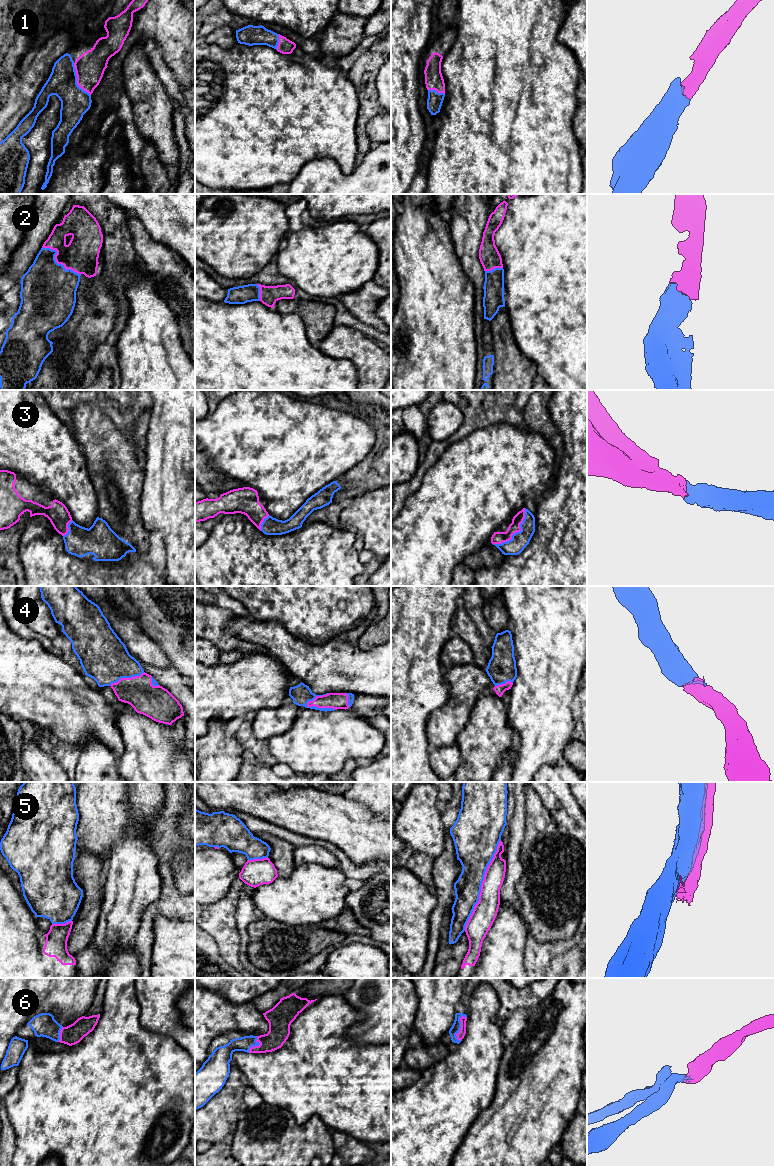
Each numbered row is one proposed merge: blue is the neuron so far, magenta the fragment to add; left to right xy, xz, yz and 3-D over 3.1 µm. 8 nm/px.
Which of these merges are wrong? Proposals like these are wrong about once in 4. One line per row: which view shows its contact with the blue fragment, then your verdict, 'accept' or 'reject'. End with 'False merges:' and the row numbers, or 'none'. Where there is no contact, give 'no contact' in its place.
1: contact in xy; accept
2: contact in xy; accept
3: contact in yz; accept
4: contact in xz; accept
5: contact in yz; reject
6: contact in yz; accept
False merges: 5

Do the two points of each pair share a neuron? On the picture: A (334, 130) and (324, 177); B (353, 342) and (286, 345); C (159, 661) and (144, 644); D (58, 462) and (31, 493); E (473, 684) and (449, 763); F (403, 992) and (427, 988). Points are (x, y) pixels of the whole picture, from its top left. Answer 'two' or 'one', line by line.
A: two
B: two
C: one
D: two
E: one
F: two

